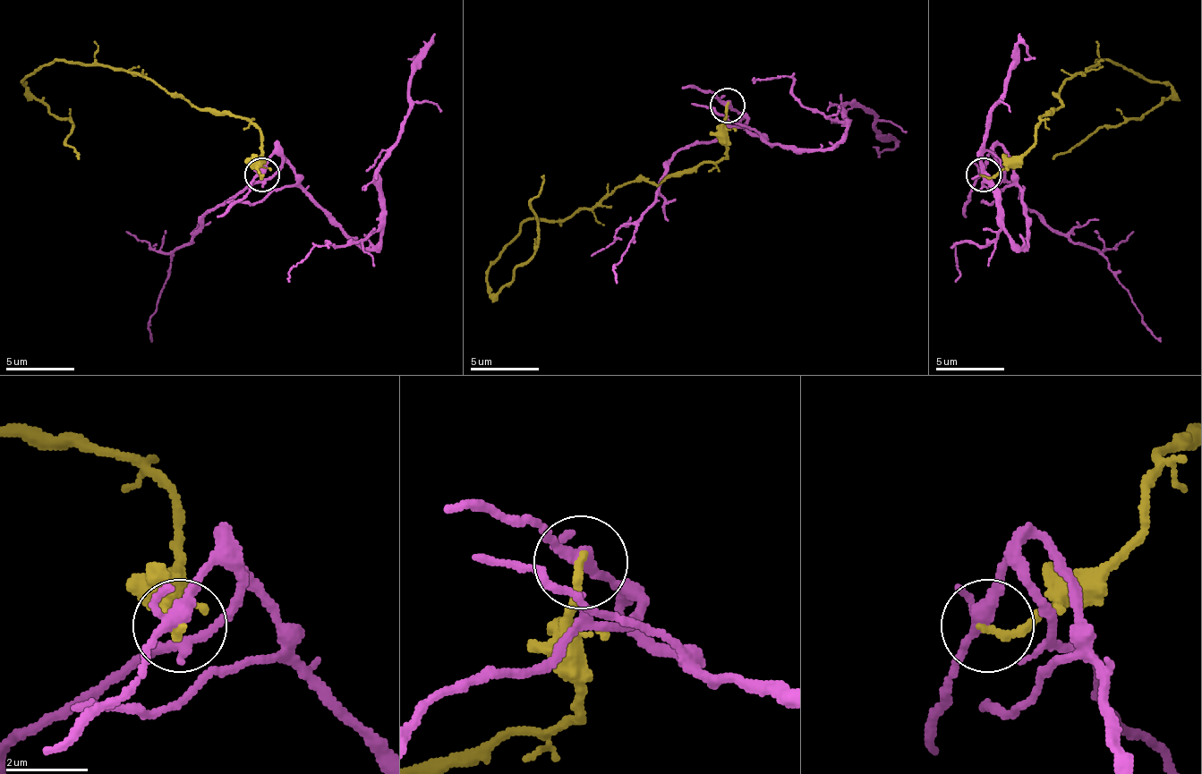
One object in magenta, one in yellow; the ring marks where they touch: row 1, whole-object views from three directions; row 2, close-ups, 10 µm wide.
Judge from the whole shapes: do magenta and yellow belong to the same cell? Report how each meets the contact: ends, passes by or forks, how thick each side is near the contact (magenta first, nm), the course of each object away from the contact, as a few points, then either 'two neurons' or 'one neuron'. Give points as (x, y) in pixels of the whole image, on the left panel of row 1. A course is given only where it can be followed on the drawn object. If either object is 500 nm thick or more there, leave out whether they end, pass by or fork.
magenta forks | yellow ends | 260/220 nm | magenta via (263, 175), (277, 144), (294, 179), (370, 248), (380, 238), (380, 158), (397, 137), (415, 61), (436, 34) | yellow via (263, 175), (249, 120), (193, 106), (124, 68), (48, 61), (21, 82), (69, 120), (65, 140), (80, 158) | two neurons

